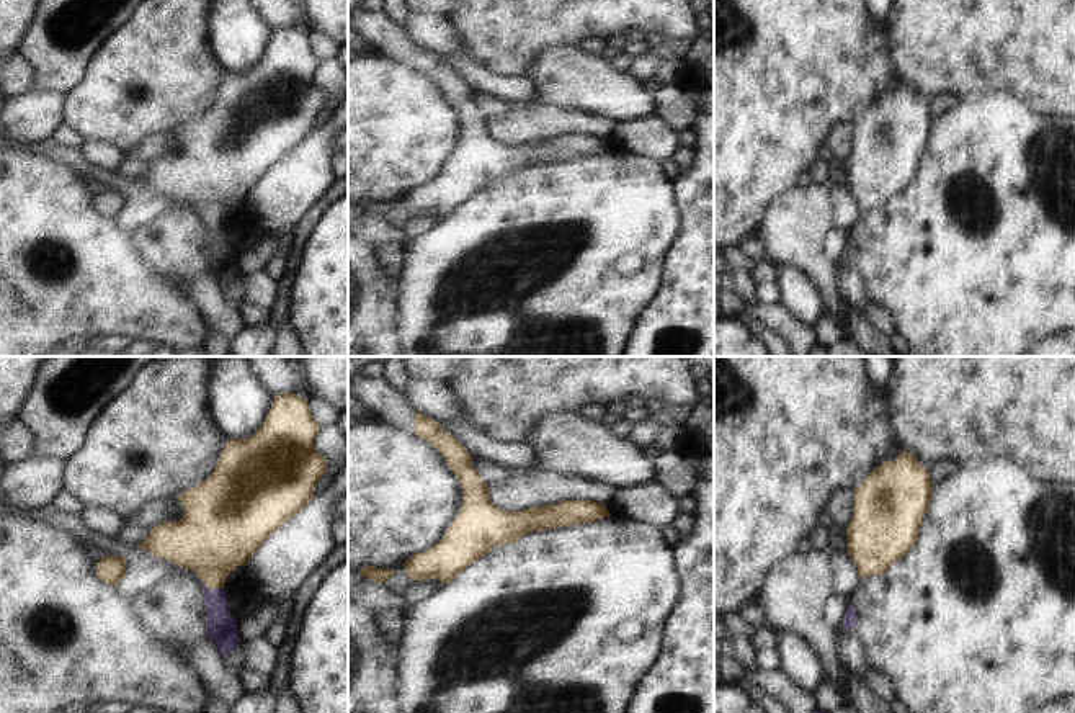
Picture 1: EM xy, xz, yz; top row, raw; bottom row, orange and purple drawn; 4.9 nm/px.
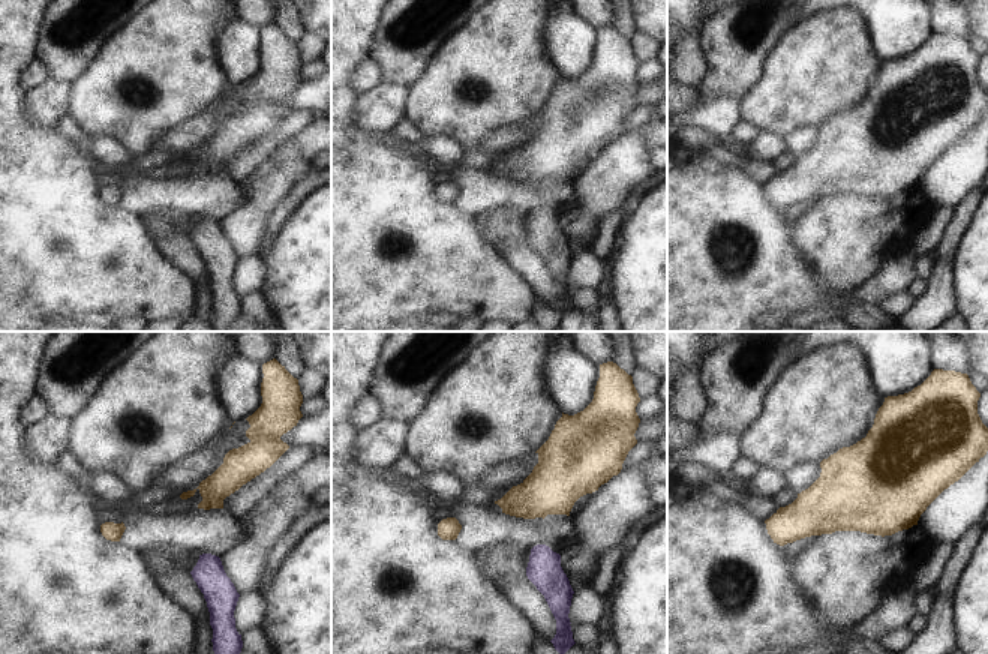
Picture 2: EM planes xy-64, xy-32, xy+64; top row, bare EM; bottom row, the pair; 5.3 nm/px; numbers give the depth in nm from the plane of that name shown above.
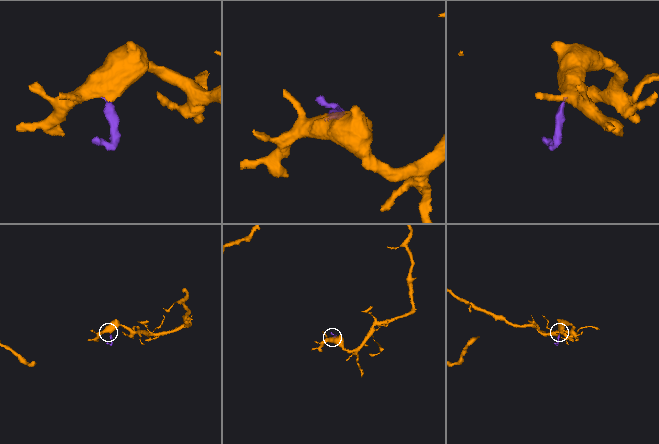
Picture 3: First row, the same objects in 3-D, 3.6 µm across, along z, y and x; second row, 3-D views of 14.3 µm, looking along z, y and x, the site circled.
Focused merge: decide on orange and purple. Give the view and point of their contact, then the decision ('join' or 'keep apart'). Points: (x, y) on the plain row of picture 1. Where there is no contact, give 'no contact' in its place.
xy (211, 221) | join

